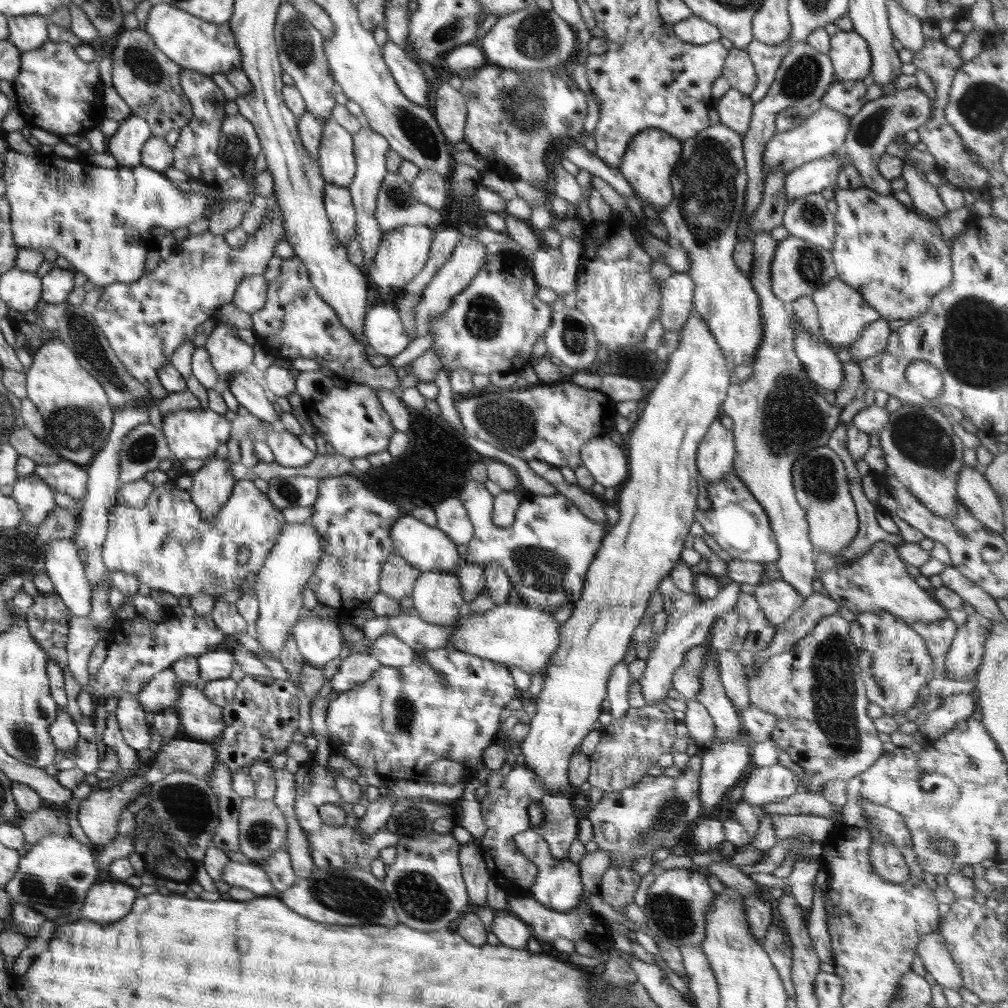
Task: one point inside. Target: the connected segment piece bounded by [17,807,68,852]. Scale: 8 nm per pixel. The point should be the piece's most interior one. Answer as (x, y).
(37, 825)

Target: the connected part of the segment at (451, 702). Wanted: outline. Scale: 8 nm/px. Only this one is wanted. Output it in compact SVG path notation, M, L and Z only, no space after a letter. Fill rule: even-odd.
M448 646L437 648L436 650L427 650L426 660L424 660L424 654L418 653L416 654L416 658L413 658L413 661L405 667L396 668L380 665L366 682L351 688L351 690L340 693L338 698L330 703L325 722L333 750L340 755L342 754L344 758L352 760L359 768L376 770L376 772L379 772L386 779L418 780L424 778L428 765L436 762L438 759L454 760L454 762L462 763L467 767L476 767L478 770L484 768L484 749L497 739L496 736L498 735L501 724L500 713L506 704L514 698L516 692L517 687L515 686L513 676L510 674L510 669L491 660L466 654L465 652L460 652Z

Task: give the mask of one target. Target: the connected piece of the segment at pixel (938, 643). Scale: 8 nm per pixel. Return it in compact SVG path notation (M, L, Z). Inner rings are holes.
M949 616L938 624L926 624L910 619L906 624L924 640L932 658L944 656L950 650L950 645L956 635L957 626Z

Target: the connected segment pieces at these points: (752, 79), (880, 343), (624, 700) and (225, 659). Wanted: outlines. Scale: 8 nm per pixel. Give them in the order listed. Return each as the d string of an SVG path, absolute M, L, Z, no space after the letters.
M733 48L729 51L725 58L722 77L730 82L731 89L750 96L757 84L757 77L754 65L745 49Z
M878 319L870 323L860 335L860 338L848 349L854 357L850 364L859 364L869 356L884 352L890 333L890 321Z
M620 661L614 667L607 684L608 702L610 702L610 714L613 719L624 718L624 715L630 710L628 694L630 694L629 686L635 682L630 677L628 665L624 661Z
M225 645L203 652L197 656L201 684L206 681L220 680L230 677L232 665L235 663L233 651Z

